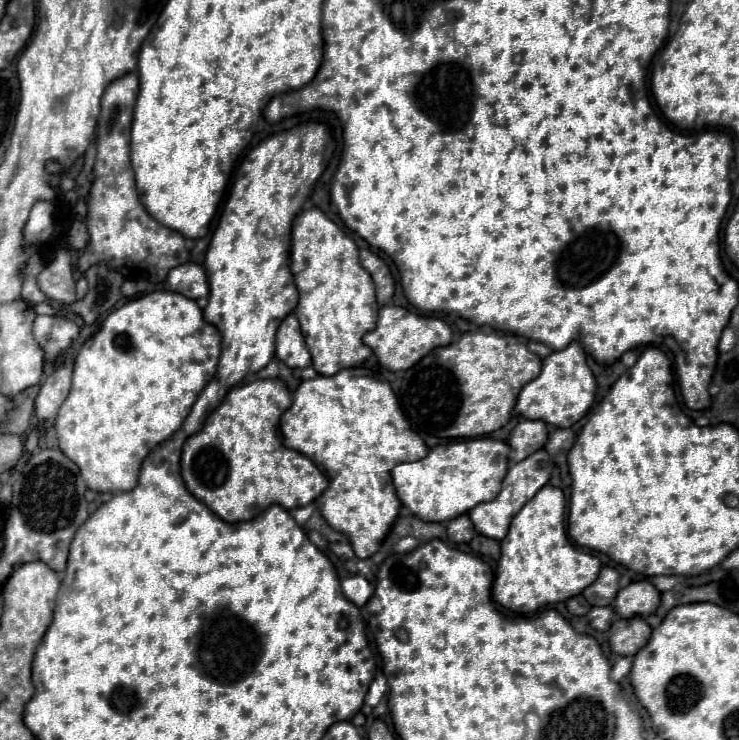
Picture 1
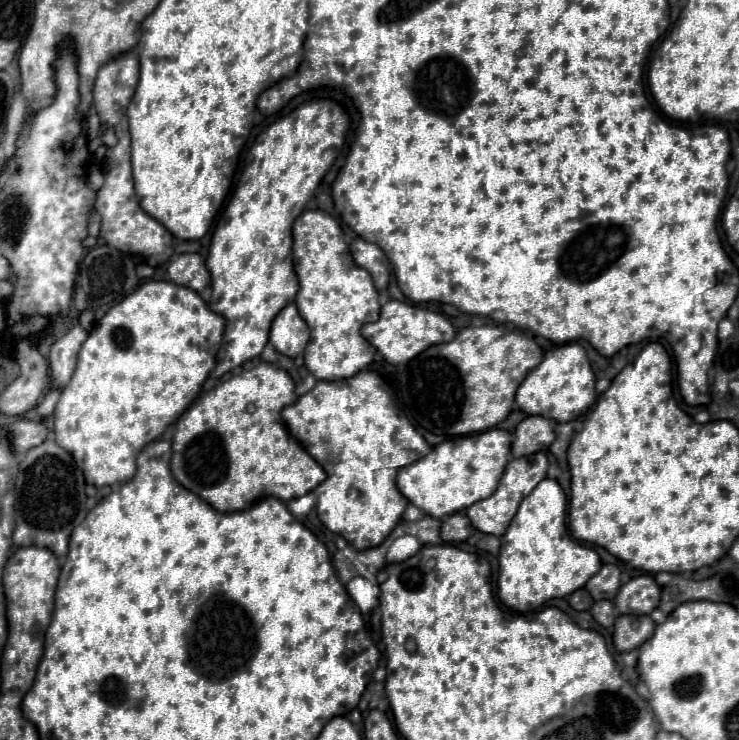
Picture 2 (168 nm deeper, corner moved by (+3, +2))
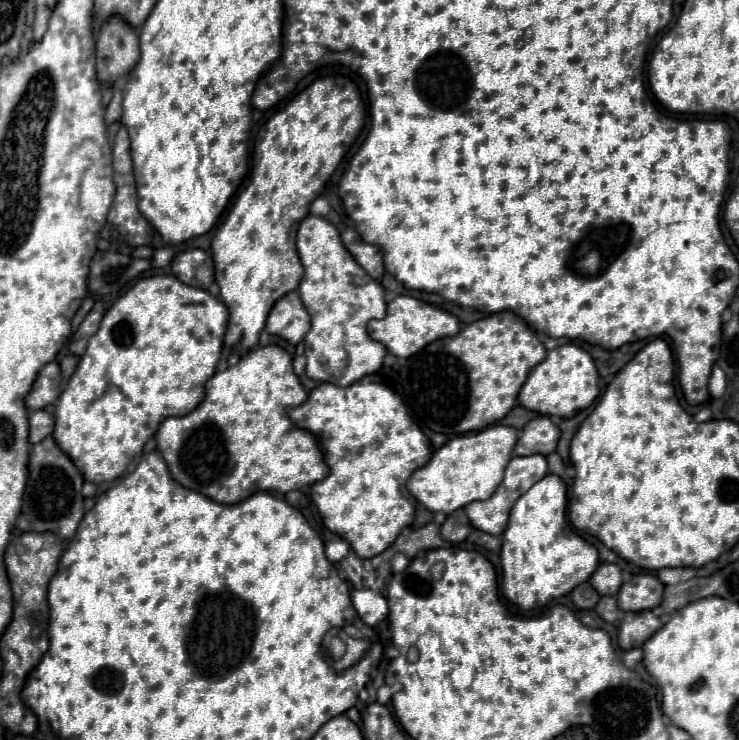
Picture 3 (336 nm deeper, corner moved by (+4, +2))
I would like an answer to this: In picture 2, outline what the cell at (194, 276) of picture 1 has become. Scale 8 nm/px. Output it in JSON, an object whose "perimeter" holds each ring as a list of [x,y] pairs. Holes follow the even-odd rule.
{"perimeter":[[[198,253],[178,255],[168,265],[168,277],[176,285],[186,285],[198,293],[210,283],[210,273],[206,269],[204,259]]]}

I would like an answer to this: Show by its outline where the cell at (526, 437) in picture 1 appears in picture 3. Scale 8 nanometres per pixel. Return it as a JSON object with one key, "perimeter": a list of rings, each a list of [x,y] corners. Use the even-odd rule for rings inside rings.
{"perimeter":[[[535,417],[521,429],[515,445],[515,455],[549,455],[555,451],[559,435],[559,427],[553,425],[549,417]]]}

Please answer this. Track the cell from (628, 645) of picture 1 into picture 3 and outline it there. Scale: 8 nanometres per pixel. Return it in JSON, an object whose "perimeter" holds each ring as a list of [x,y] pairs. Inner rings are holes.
{"perimeter":[[[651,611],[625,613],[617,635],[619,647],[625,651],[641,647],[659,627],[661,627],[661,619],[655,617]]]}

